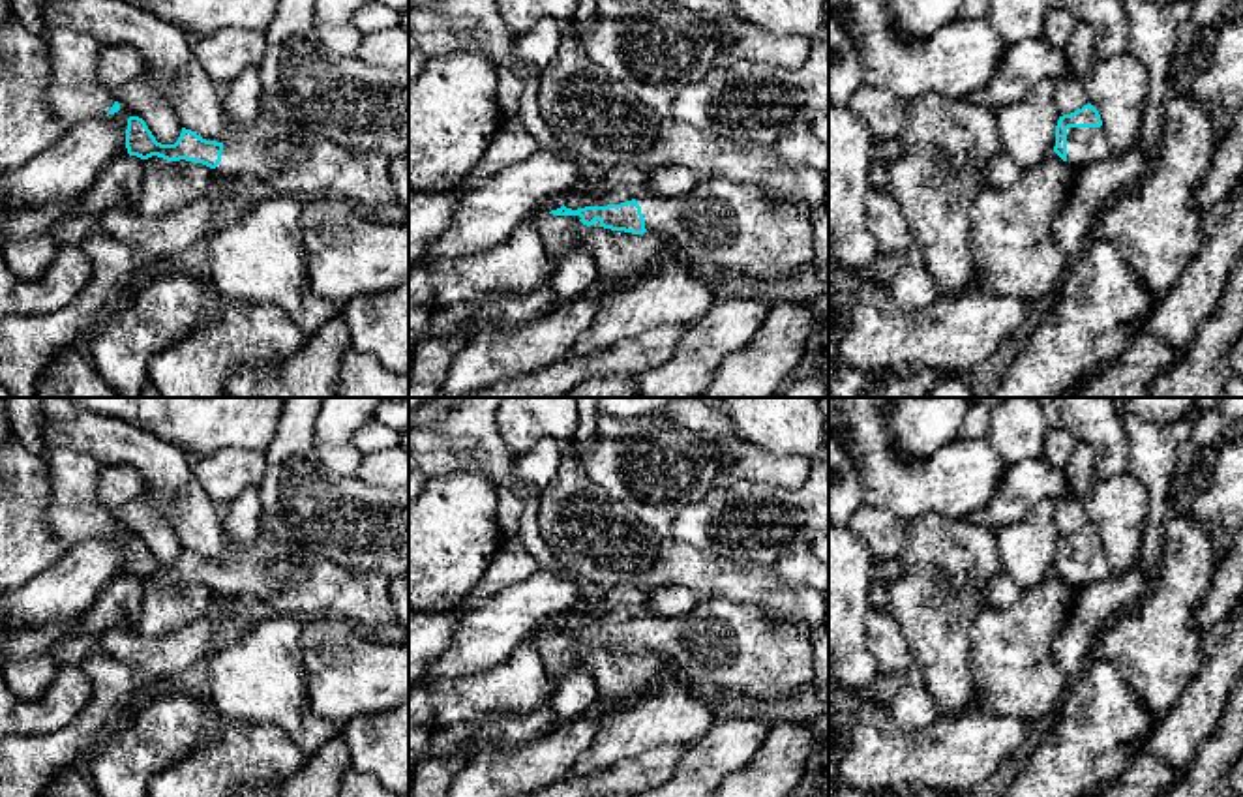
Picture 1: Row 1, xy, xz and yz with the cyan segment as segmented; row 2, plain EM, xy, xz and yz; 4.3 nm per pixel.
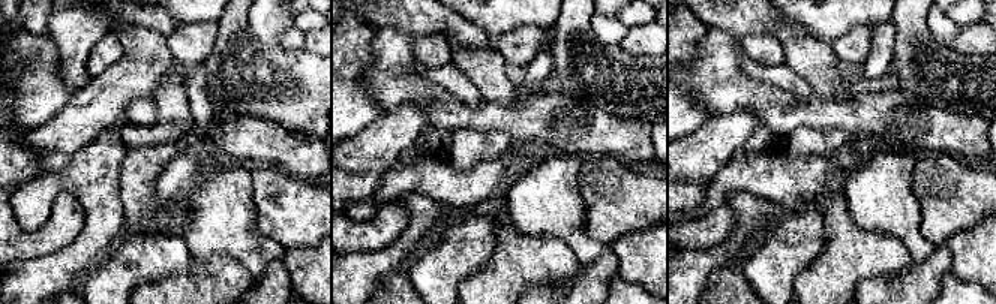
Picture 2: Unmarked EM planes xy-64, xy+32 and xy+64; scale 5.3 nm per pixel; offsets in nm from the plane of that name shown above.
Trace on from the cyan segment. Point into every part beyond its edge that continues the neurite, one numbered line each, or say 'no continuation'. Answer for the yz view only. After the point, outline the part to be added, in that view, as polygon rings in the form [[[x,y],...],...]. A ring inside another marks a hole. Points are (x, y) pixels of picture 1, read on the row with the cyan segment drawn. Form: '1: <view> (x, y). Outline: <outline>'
1: yz (1084, 145). Outline: [[[1102,126],[1067,129],[1067,163],[1076,171],[1108,156],[1112,148]]]

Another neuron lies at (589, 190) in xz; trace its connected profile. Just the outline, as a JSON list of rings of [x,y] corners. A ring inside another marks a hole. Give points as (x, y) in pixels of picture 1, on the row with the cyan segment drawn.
[[[577,161],[579,173],[576,184],[562,195],[566,208],[621,204],[637,199],[645,189],[604,188],[606,171],[598,165]]]

